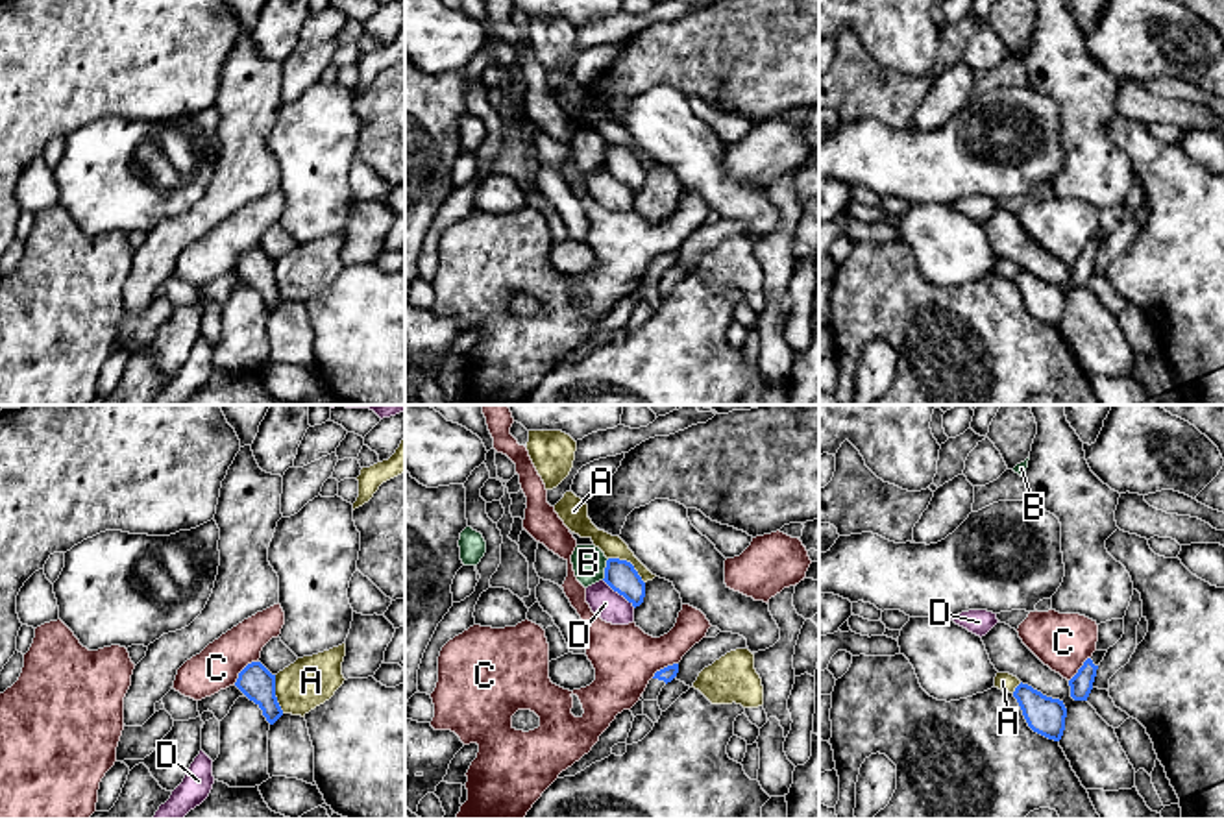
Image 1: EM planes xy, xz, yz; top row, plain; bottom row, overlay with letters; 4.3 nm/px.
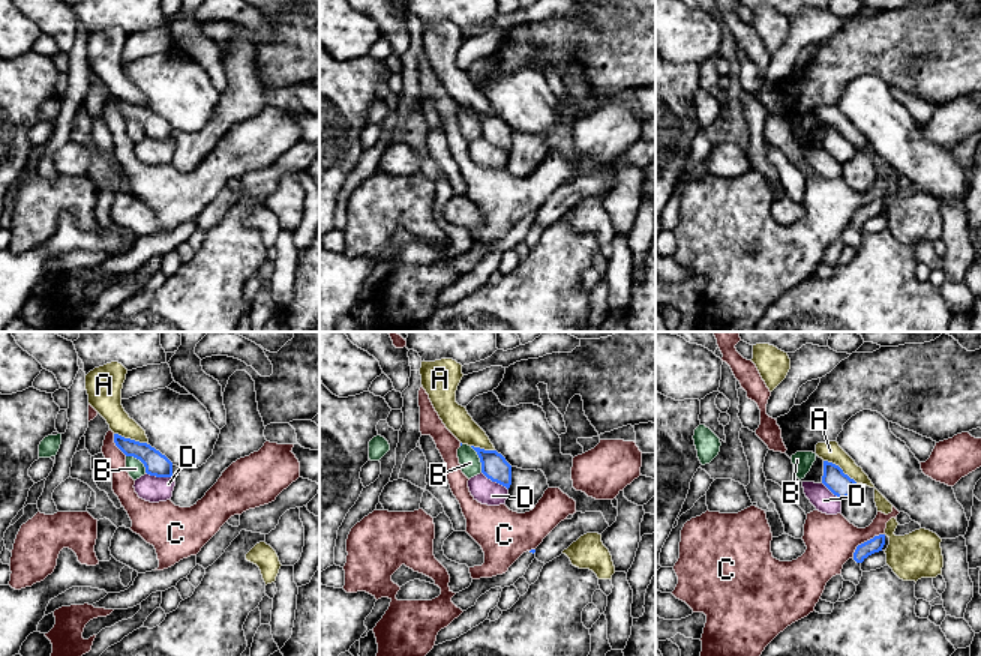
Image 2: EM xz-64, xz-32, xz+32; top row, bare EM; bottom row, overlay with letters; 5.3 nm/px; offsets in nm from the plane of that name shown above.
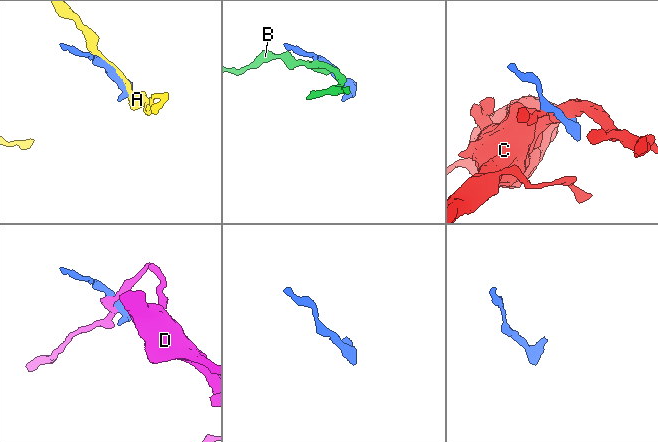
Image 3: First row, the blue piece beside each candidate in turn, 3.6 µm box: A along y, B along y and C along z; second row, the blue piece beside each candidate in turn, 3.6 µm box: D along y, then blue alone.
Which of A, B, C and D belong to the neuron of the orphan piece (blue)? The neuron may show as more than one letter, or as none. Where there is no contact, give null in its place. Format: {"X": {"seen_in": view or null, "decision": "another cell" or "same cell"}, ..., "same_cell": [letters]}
{"A": {"seen_in": "xz", "decision": "another cell"}, "B": {"seen_in": "xz", "decision": "another cell"}, "C": {"seen_in": "xy", "decision": "another cell"}, "D": {"seen_in": "xz", "decision": "another cell"}, "same_cell": []}

